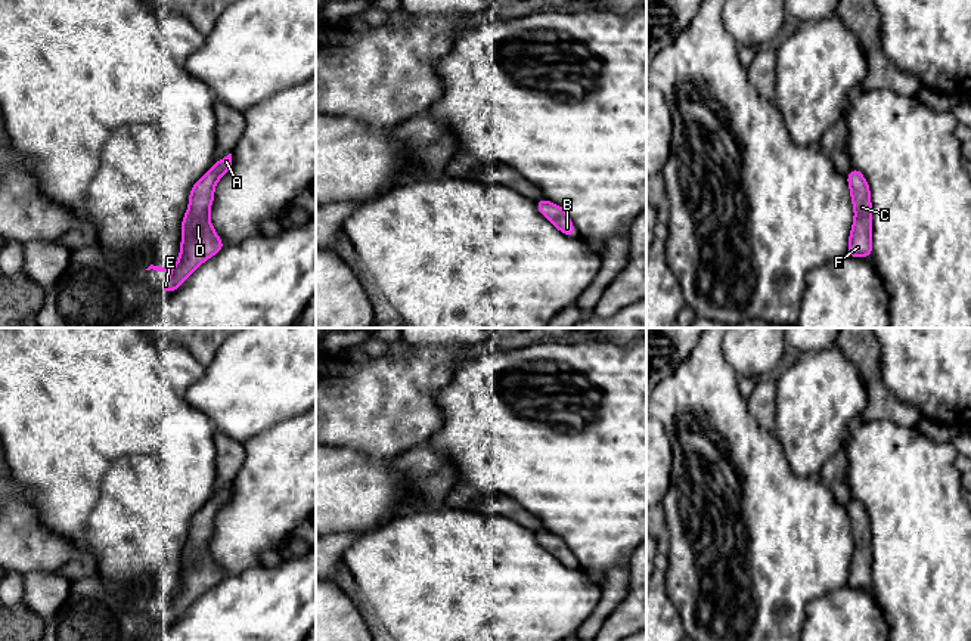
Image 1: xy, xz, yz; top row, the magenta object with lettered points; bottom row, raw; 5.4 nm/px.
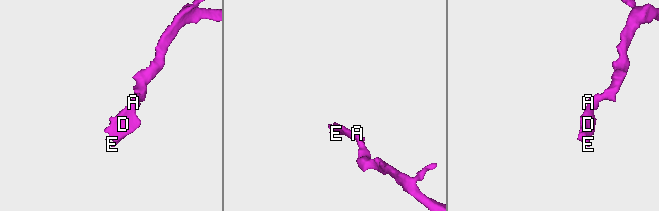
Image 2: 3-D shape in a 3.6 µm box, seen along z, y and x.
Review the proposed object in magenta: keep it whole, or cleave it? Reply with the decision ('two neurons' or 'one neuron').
one neuron

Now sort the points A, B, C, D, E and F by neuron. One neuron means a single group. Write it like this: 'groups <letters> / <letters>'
groups A B C D E F

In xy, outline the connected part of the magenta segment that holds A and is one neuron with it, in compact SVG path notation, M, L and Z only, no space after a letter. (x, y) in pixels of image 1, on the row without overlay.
M232 484L217 492L190 520L189 538L182 552L182 577L177 594L170 601L153 595L146 600L171 604L171 610L161 614L162 622L174 623L207 589L226 579L210 552L210 539L215 514L230 496Z

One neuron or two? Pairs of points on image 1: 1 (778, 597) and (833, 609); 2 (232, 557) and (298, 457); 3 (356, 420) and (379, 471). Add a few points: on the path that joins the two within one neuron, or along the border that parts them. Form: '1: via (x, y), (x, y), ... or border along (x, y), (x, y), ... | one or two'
1: border along (841, 587), (815, 598), (807, 606), (802, 625) | two
2: via (242, 532), (261, 513), (270, 495), (282, 482) | one
3: border along (340, 445), (391, 460) | two

